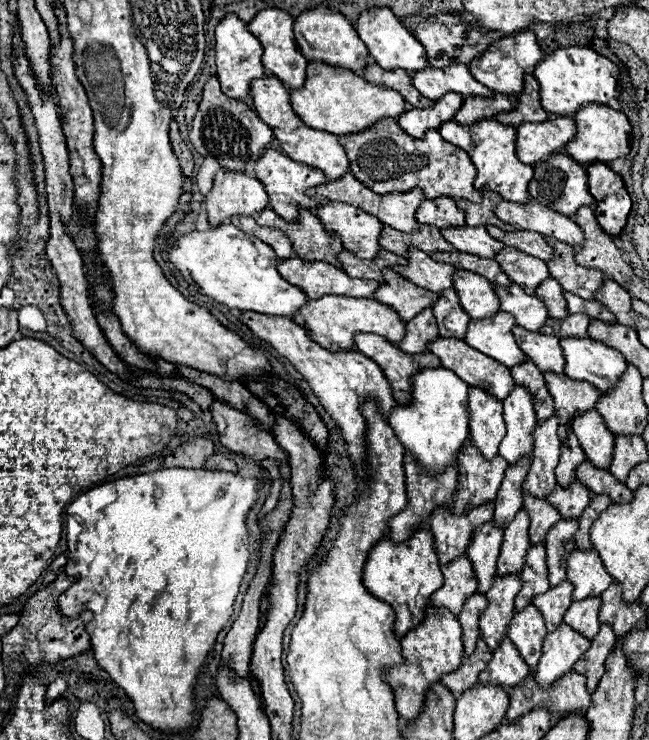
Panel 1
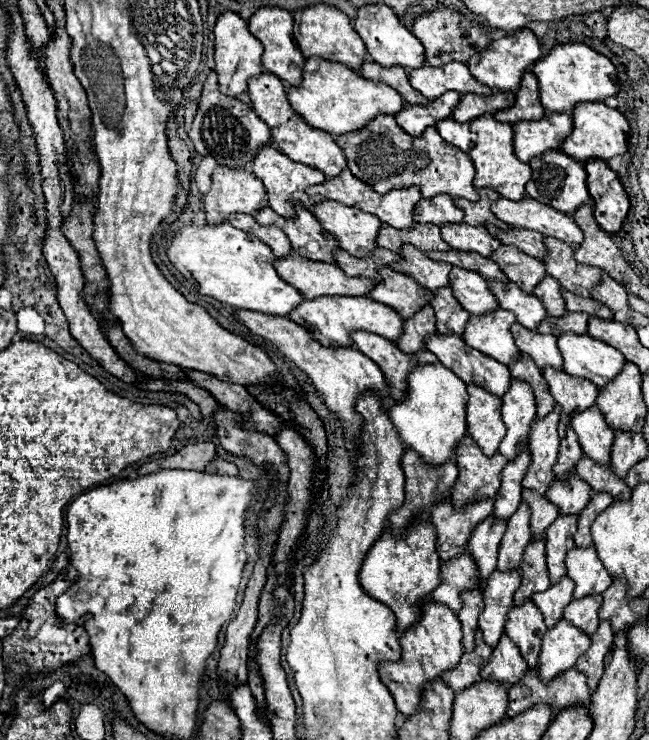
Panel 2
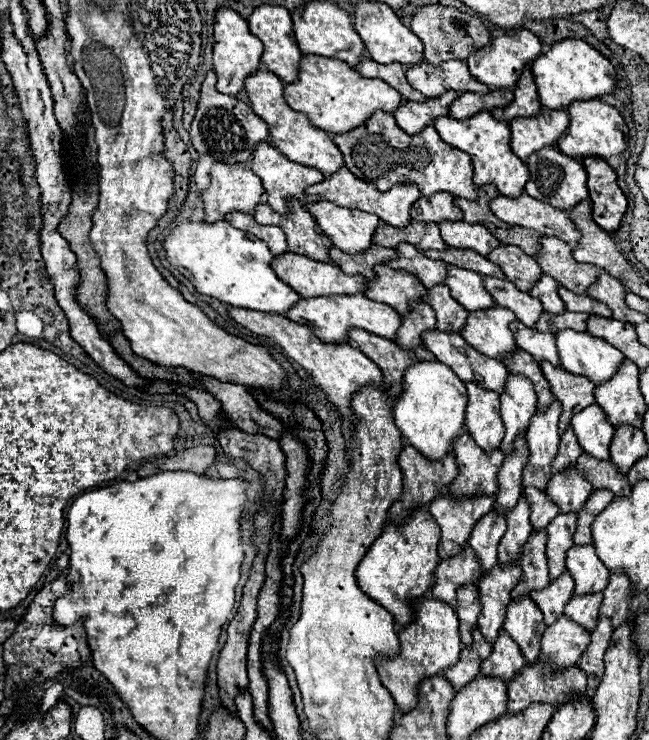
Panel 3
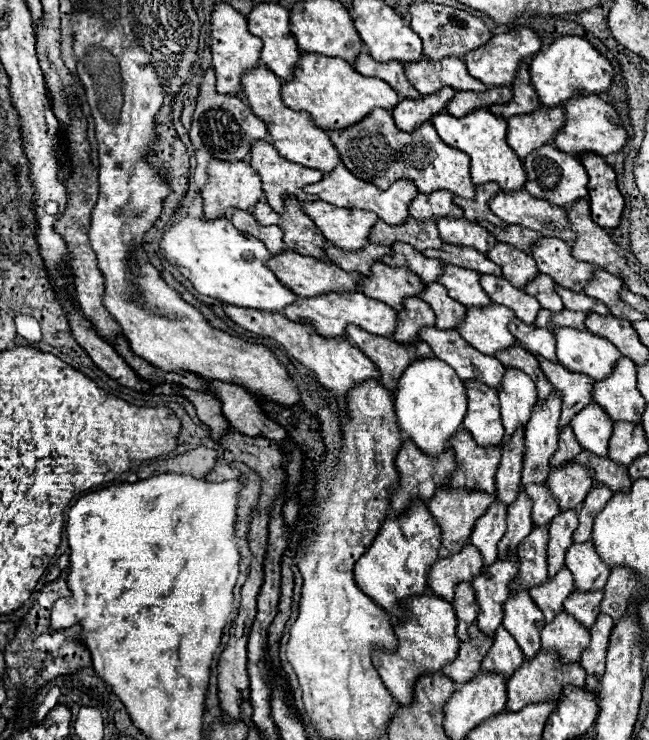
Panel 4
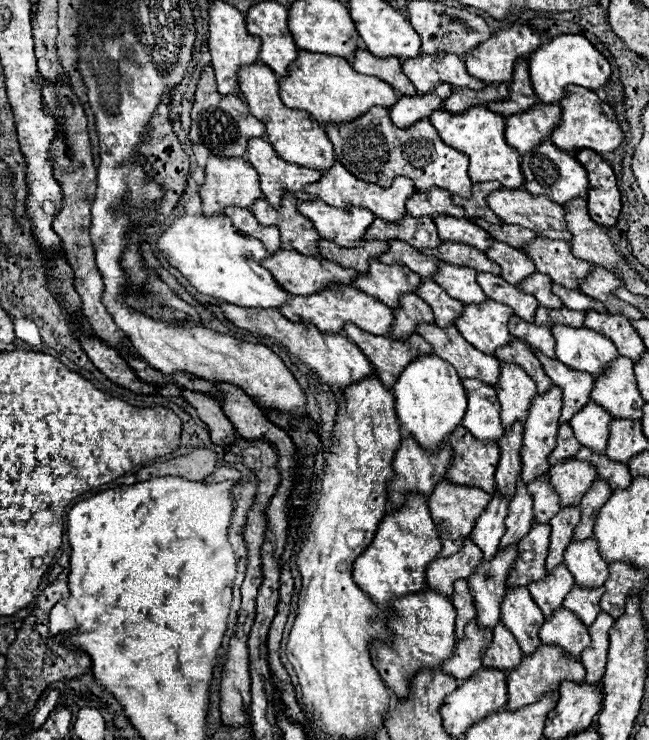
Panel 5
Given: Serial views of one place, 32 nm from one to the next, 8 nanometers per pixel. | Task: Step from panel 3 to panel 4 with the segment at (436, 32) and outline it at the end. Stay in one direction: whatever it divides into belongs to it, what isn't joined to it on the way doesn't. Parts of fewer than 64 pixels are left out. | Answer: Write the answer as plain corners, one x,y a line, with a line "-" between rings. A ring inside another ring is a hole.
416,2
410,6
410,16
412,16
412,24
410,24
412,30
422,38
424,56
432,62
444,60
448,56
464,58
470,50
484,46
492,38
488,26
482,22
482,18
472,16
472,14
458,10
458,8
452,8
452,6

